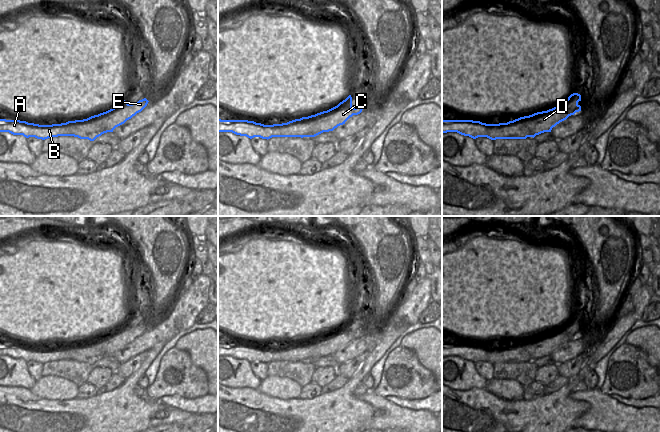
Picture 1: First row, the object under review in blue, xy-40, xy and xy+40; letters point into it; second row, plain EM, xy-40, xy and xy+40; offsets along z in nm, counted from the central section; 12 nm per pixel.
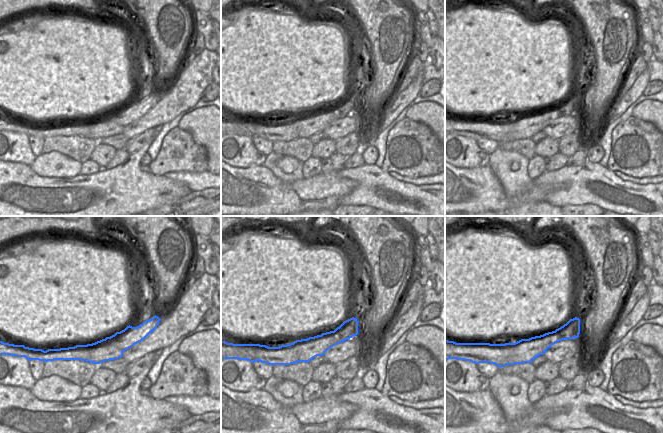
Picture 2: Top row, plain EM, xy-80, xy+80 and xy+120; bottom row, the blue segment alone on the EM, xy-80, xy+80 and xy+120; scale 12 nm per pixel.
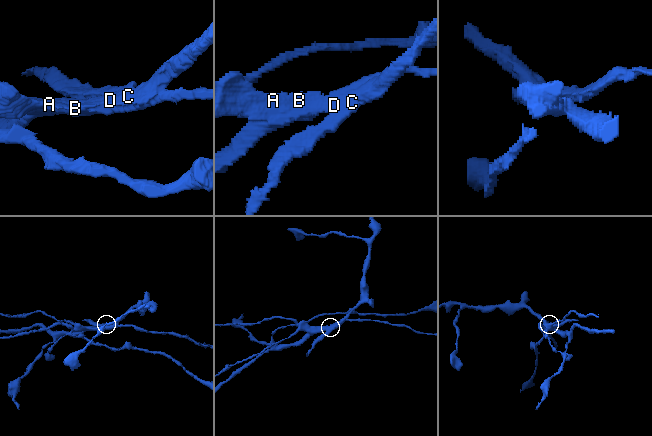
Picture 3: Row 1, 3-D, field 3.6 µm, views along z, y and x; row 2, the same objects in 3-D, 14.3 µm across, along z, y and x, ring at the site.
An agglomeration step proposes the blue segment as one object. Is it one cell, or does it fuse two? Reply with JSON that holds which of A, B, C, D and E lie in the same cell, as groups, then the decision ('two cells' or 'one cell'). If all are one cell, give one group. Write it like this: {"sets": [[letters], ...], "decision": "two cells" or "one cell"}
{"sets": [["A", "B"], ["C", "D", "E"]], "decision": "two cells"}

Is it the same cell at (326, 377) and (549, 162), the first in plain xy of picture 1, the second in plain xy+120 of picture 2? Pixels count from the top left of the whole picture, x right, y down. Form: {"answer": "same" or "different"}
{"answer": "different"}

